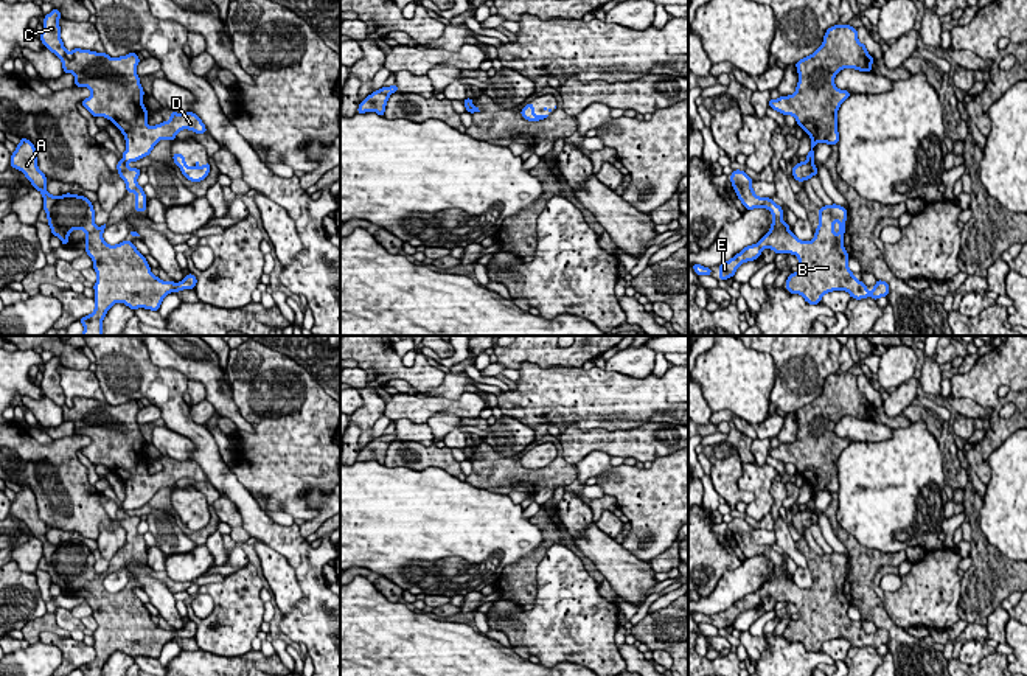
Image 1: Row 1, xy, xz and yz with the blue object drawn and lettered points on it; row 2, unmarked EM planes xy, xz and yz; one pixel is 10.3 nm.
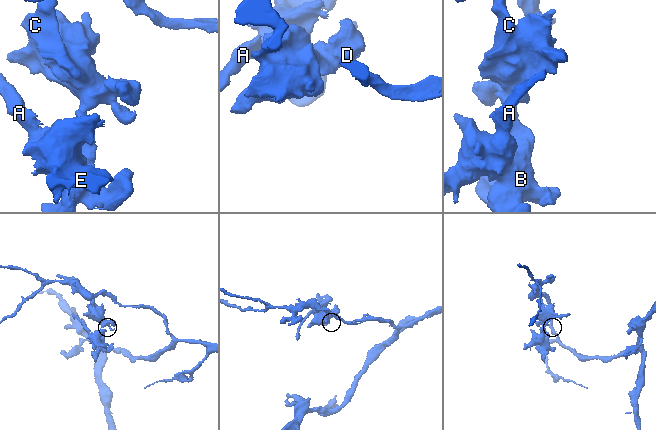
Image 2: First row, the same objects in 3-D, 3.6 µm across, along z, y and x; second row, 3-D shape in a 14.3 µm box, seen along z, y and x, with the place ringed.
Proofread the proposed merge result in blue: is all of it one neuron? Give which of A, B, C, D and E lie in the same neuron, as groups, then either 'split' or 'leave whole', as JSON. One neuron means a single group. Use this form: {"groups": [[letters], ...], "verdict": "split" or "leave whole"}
{"groups": [["A", "B", "E"], ["C", "D"]], "verdict": "split"}

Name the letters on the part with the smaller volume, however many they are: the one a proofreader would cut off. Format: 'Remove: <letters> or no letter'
Remove: A, B, E

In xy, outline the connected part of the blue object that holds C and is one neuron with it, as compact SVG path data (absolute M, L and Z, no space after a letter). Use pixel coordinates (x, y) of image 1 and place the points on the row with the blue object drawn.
M53 8L50 14L44 17L44 30L40 40L51 53L62 61L64 73L75 76L76 87L87 87L92 95L81 104L96 118L104 117L110 120L124 135L126 151L121 154L124 163L141 160L149 155L154 146L166 138L176 140L176 135L183 131L193 131L196 134L205 134L207 127L194 112L177 113L171 110L171 118L155 126L148 124L148 109L143 104L144 90L137 75L137 65L140 64L137 53L127 53L126 56L110 57L106 53L96 53L90 50L75 48L70 53L64 47L61 39L61 26L57 20L62 19L57 8Z

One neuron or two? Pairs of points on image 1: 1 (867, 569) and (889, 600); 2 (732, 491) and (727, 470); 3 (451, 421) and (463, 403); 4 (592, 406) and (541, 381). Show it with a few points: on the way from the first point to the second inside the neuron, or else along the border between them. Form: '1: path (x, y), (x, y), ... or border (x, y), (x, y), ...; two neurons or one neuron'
1: border (894, 564), (873, 577), (886, 609); two neurons
2: path (727, 487), (727, 474); one neuron
3: border (448, 412), (460, 418); two neurons
4: path (580, 395), (553, 393); one neuron

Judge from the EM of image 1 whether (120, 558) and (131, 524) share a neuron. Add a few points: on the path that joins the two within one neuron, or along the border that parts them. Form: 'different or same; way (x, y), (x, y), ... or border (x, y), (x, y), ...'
same; way (128, 550), (131, 547), (131, 532)

